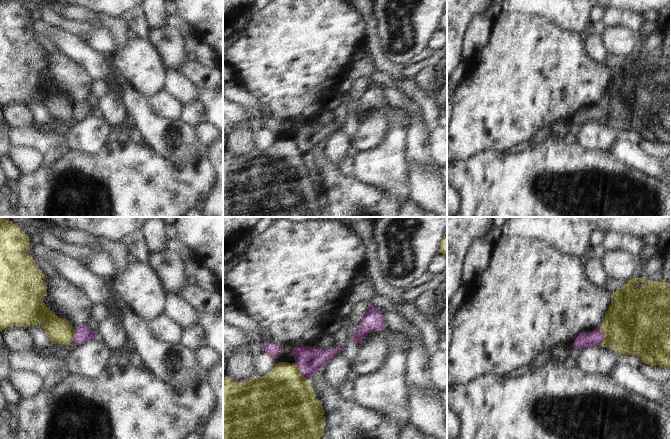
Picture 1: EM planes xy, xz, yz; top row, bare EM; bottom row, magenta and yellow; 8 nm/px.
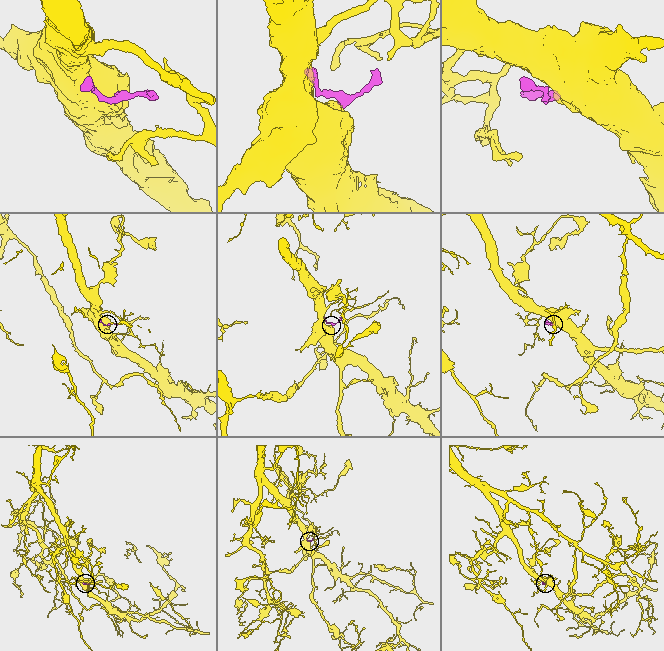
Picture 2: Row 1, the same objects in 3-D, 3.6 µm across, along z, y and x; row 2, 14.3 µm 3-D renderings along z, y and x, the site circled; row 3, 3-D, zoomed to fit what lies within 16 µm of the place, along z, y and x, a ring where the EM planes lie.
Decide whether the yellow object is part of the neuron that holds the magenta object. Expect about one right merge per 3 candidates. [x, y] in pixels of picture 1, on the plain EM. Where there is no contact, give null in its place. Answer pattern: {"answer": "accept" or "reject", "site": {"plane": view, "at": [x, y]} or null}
{"answer": "reject", "site": {"plane": "xz", "at": [300, 148]}}

